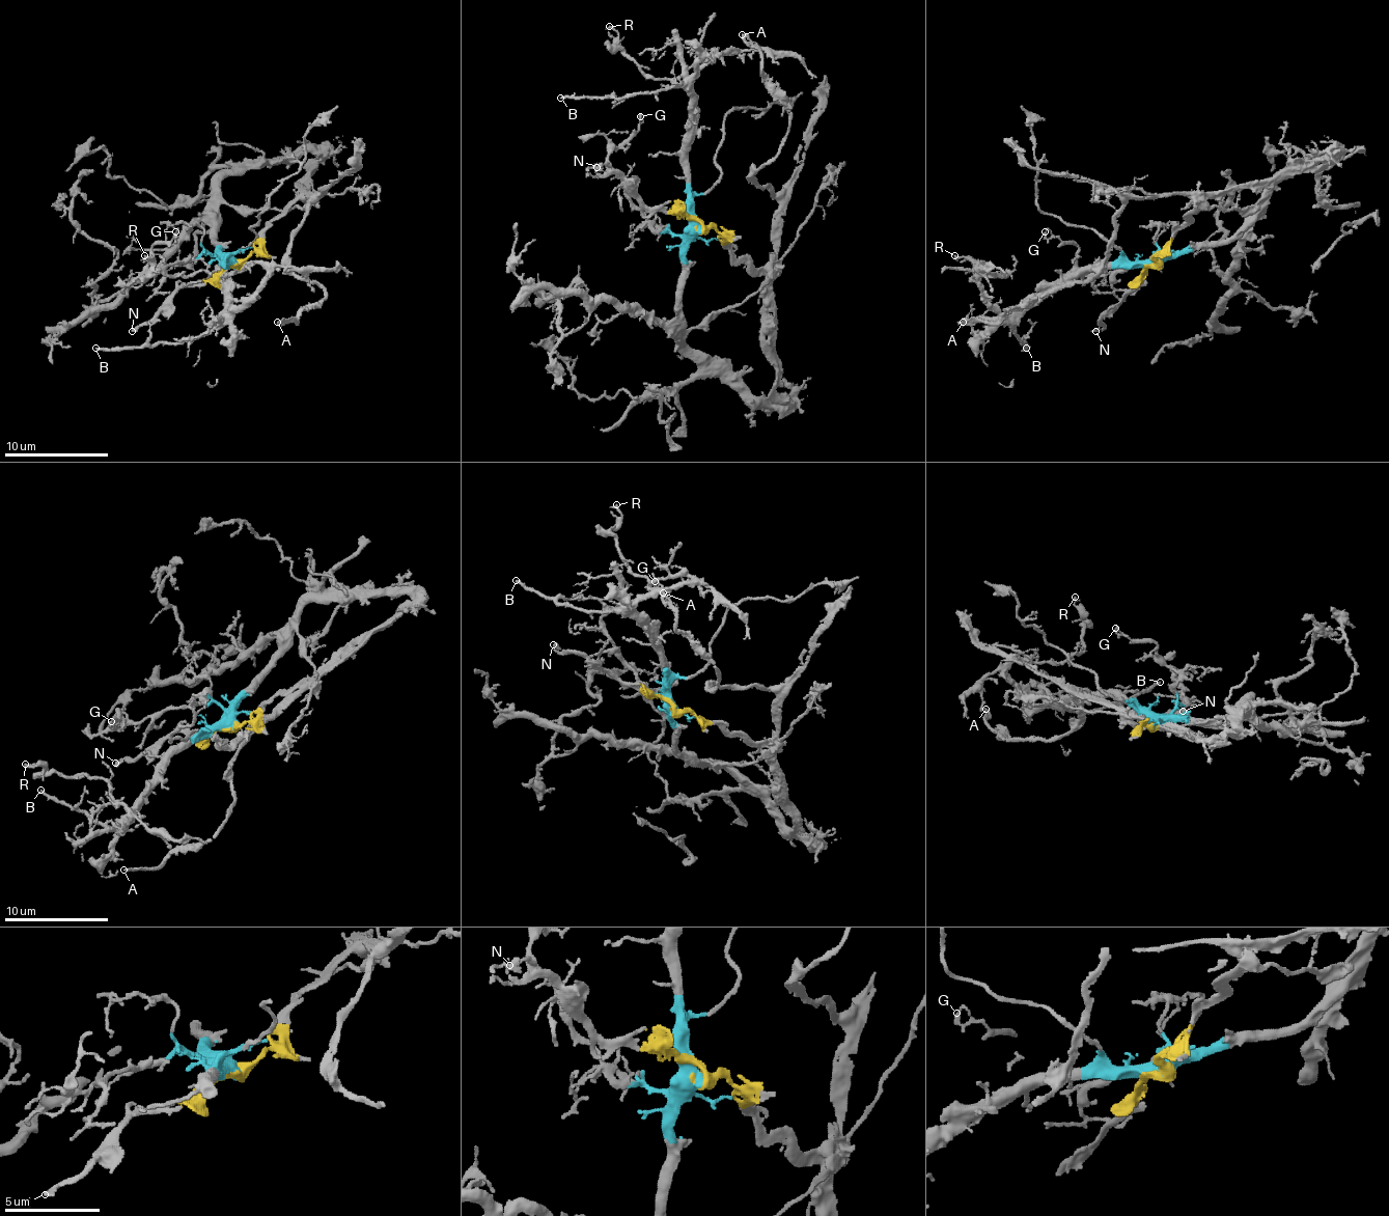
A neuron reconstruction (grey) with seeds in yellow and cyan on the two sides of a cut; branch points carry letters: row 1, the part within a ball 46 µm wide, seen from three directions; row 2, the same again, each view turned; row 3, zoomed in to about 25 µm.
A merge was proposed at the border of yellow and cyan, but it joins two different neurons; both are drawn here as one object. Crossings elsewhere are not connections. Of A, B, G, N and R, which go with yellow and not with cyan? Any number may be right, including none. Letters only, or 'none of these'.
A, N

